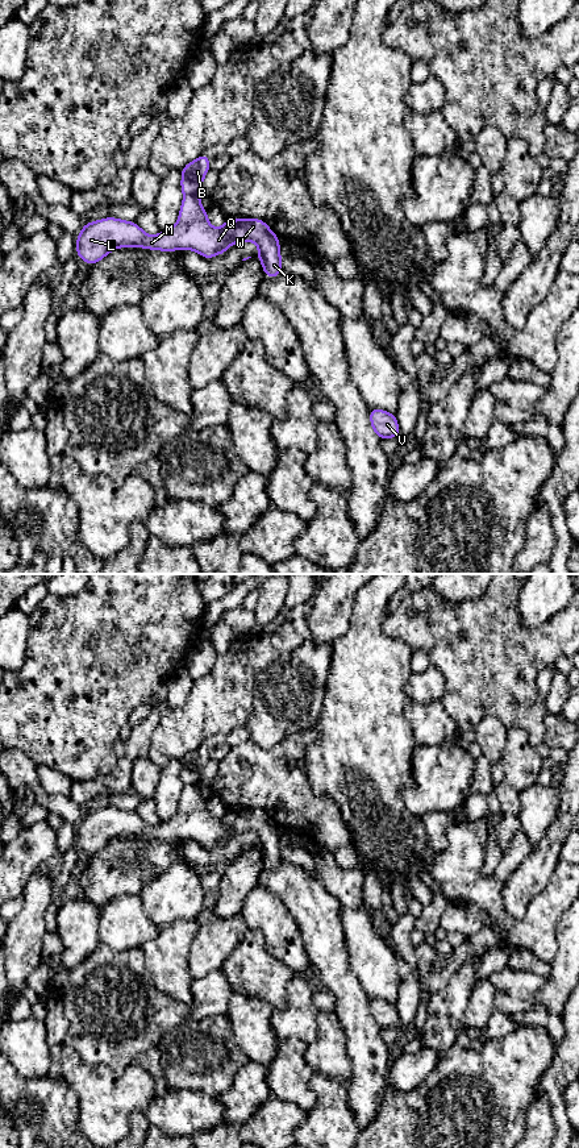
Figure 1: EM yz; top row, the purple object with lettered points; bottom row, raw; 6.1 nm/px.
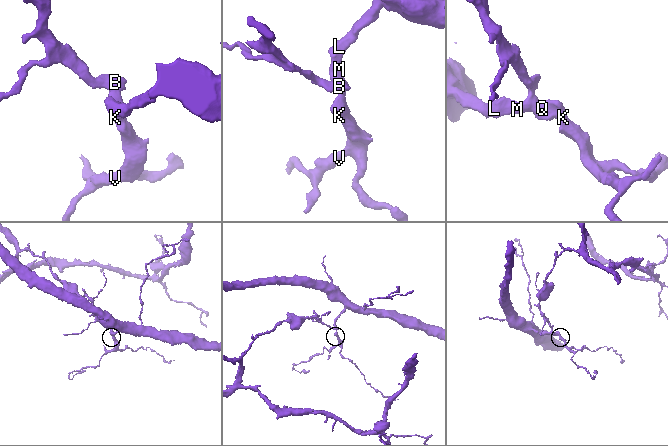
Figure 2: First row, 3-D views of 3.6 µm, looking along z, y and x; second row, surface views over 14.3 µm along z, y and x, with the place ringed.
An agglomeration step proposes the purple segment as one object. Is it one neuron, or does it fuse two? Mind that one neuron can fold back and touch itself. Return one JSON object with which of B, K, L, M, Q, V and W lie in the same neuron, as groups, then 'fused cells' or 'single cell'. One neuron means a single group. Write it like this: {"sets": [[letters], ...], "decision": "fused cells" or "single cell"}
{"sets": [["B"], ["K", "L", "M", "Q", "V", "W"]], "decision": "fused cells"}

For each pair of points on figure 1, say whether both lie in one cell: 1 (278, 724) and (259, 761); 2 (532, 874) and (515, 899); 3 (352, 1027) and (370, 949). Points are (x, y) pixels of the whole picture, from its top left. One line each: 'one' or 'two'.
1: two
2: one
3: two

